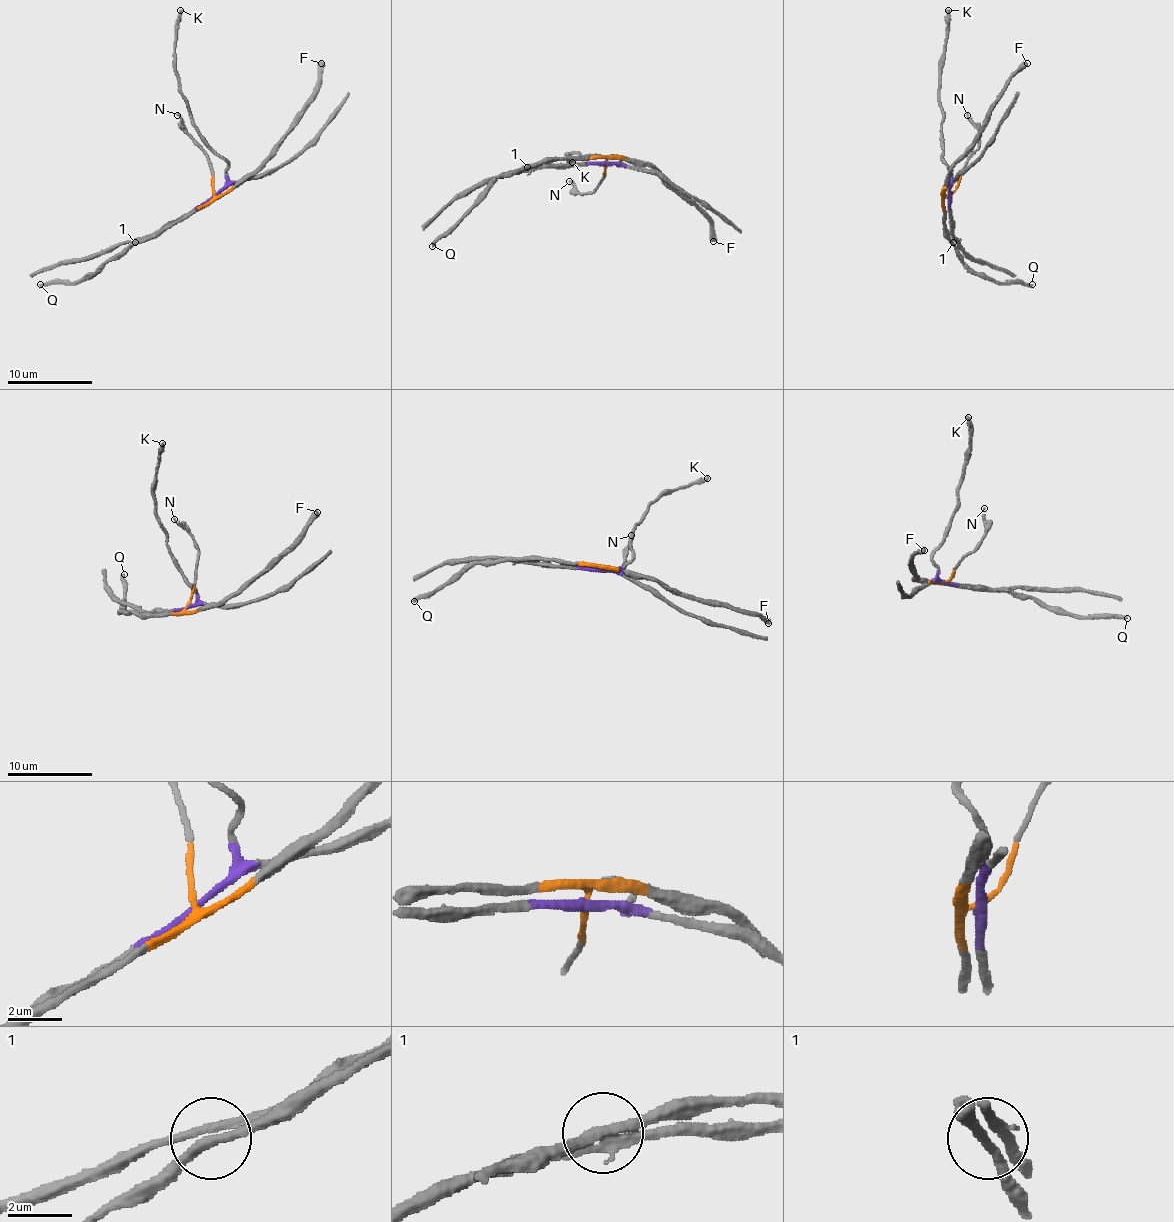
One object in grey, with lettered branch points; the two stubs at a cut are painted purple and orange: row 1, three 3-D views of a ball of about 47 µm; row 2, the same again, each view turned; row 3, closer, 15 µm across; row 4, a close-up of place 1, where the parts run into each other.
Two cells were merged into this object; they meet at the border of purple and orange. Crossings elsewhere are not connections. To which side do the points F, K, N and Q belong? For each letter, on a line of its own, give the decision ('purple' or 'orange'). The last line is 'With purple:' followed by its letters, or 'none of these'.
F: orange
K: purple
N: orange
Q: orange
With purple: K

